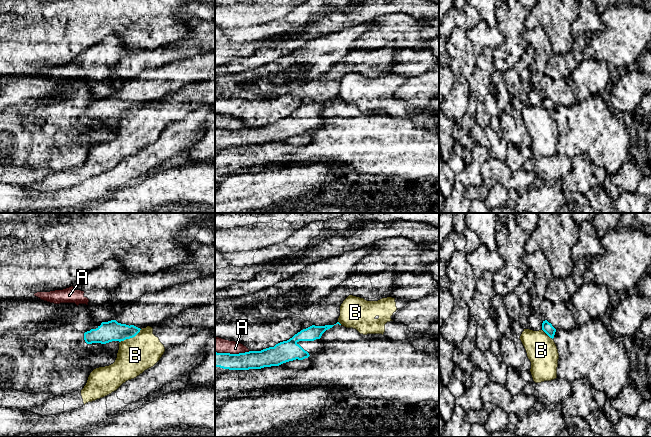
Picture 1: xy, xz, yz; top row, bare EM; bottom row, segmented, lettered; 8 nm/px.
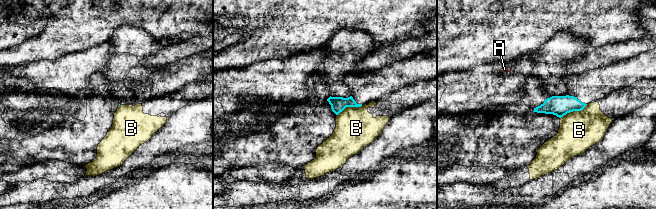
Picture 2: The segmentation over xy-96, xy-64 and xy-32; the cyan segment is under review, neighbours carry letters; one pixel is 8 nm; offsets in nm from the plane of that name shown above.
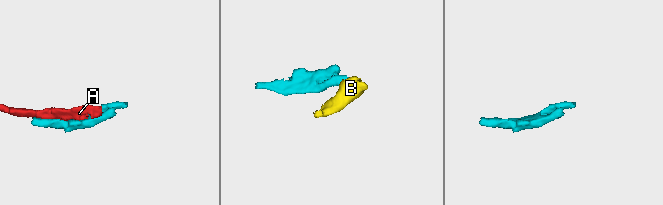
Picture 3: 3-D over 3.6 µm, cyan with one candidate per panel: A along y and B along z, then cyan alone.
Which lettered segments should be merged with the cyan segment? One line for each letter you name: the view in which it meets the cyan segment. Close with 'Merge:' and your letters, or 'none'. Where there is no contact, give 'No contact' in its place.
Merge: none

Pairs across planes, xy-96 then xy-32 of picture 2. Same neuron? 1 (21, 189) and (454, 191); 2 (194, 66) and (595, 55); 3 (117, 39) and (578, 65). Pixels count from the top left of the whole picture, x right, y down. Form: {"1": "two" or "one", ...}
{"1": "one", "2": "two", "3": "two"}

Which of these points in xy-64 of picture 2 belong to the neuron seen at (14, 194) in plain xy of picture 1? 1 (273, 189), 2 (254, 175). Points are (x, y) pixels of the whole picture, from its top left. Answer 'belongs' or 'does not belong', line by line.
1: belongs
2: does not belong

